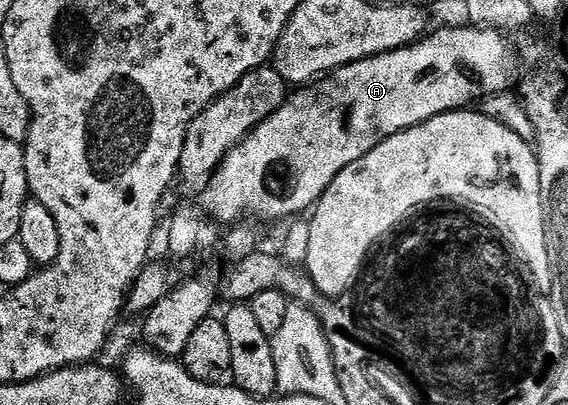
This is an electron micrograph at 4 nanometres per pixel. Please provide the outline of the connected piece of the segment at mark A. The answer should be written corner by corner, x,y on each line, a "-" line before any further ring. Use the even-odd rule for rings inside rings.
464,27
441,28
406,48
351,62
314,80
312,84
290,91
283,106
279,106
275,114
267,117
244,142
237,144
225,156
202,193
202,207
207,212
209,210
219,223
228,226
240,225
244,216
254,216
257,220
300,217
316,205
327,186
331,186
331,182
335,182
338,174
347,170
351,162
359,162
359,158
371,154
371,150
387,138
442,116
444,112
468,109
472,100
480,102
487,96
510,91
519,76
519,56
515,48
496,28
-
281,163
289,167
293,177
289,180
285,196
276,196
269,189
269,175
273,167

